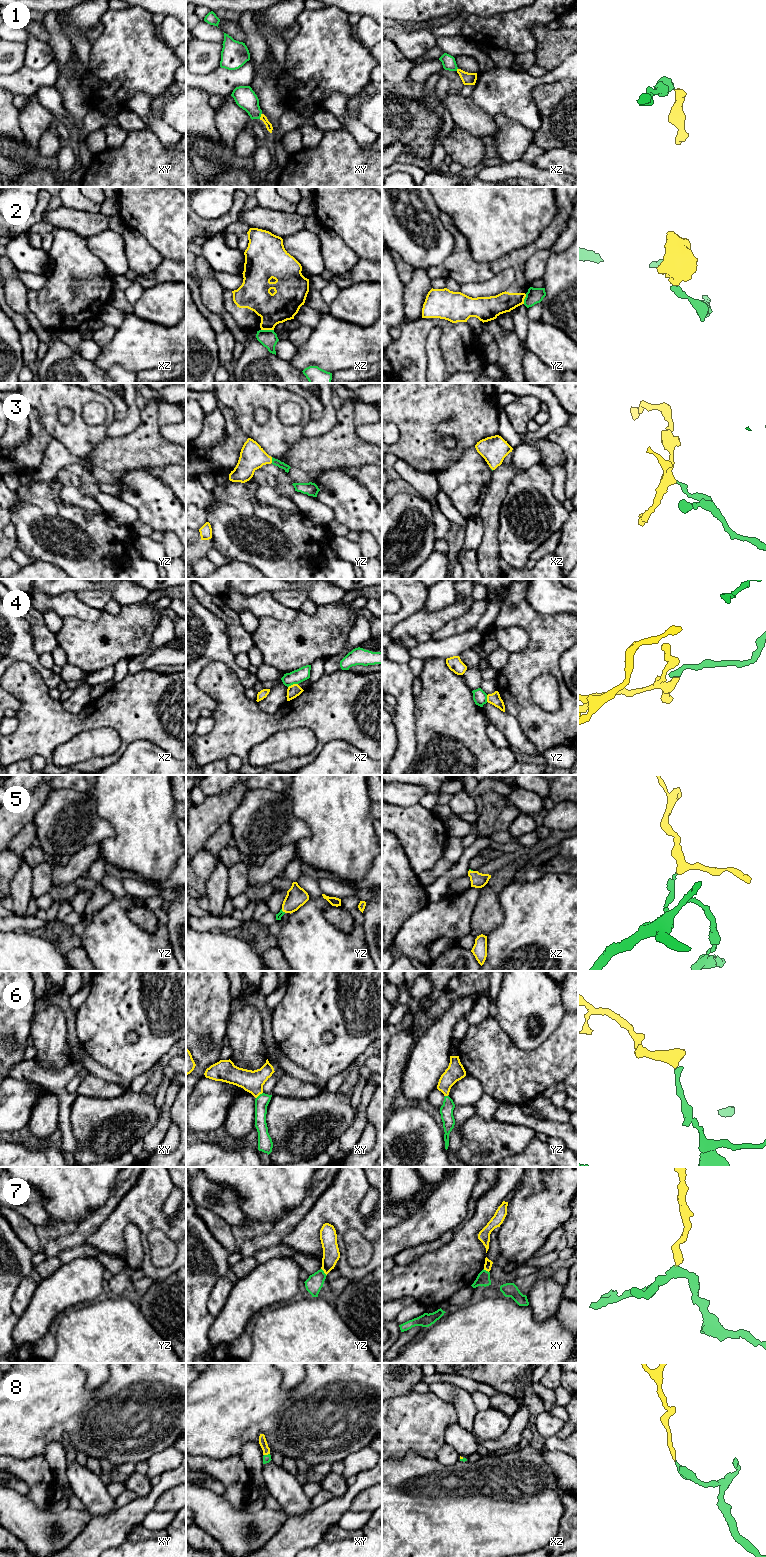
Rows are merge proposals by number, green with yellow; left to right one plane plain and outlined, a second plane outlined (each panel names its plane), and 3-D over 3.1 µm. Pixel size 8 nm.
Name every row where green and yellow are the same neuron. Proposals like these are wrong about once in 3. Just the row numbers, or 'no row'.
1, 3, 5, 6, 7, 8

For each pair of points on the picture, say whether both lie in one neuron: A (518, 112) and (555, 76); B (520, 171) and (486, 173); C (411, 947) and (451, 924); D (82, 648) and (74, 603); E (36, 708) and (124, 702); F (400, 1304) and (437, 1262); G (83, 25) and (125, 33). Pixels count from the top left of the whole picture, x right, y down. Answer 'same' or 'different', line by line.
A: same
B: same
C: same
D: different
E: same
F: different
G: different

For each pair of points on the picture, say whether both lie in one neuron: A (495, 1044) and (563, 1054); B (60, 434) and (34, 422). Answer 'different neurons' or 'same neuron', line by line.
A: same neuron
B: different neurons

